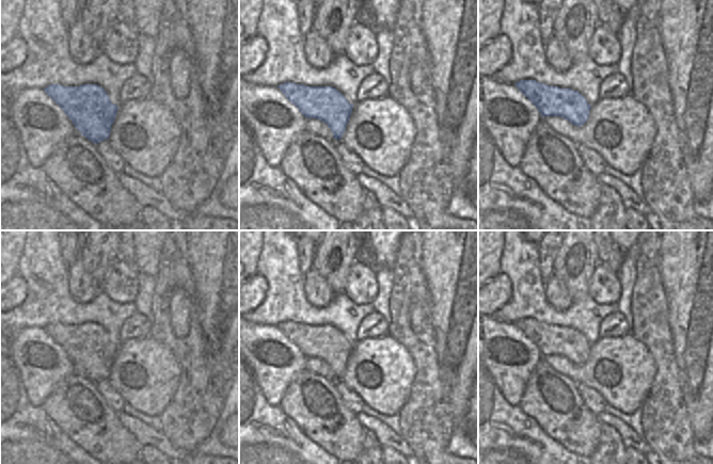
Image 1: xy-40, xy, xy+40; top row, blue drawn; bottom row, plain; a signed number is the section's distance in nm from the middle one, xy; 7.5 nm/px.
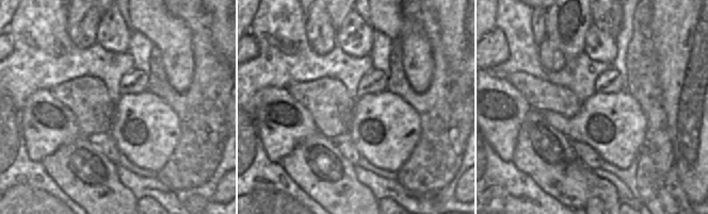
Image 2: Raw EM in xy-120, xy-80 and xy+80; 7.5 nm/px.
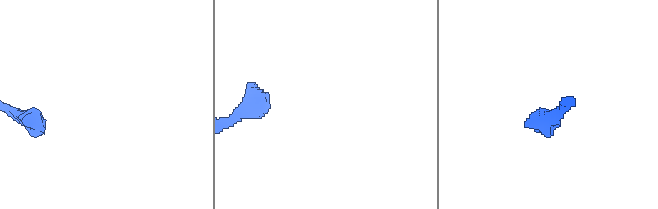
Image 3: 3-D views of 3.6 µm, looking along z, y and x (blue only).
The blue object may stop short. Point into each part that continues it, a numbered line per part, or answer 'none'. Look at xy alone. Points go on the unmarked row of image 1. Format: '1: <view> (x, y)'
none

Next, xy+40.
none

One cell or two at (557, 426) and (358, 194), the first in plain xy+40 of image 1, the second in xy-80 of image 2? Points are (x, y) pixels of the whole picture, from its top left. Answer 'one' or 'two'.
one

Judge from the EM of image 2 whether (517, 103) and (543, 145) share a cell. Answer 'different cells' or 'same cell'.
different cells

